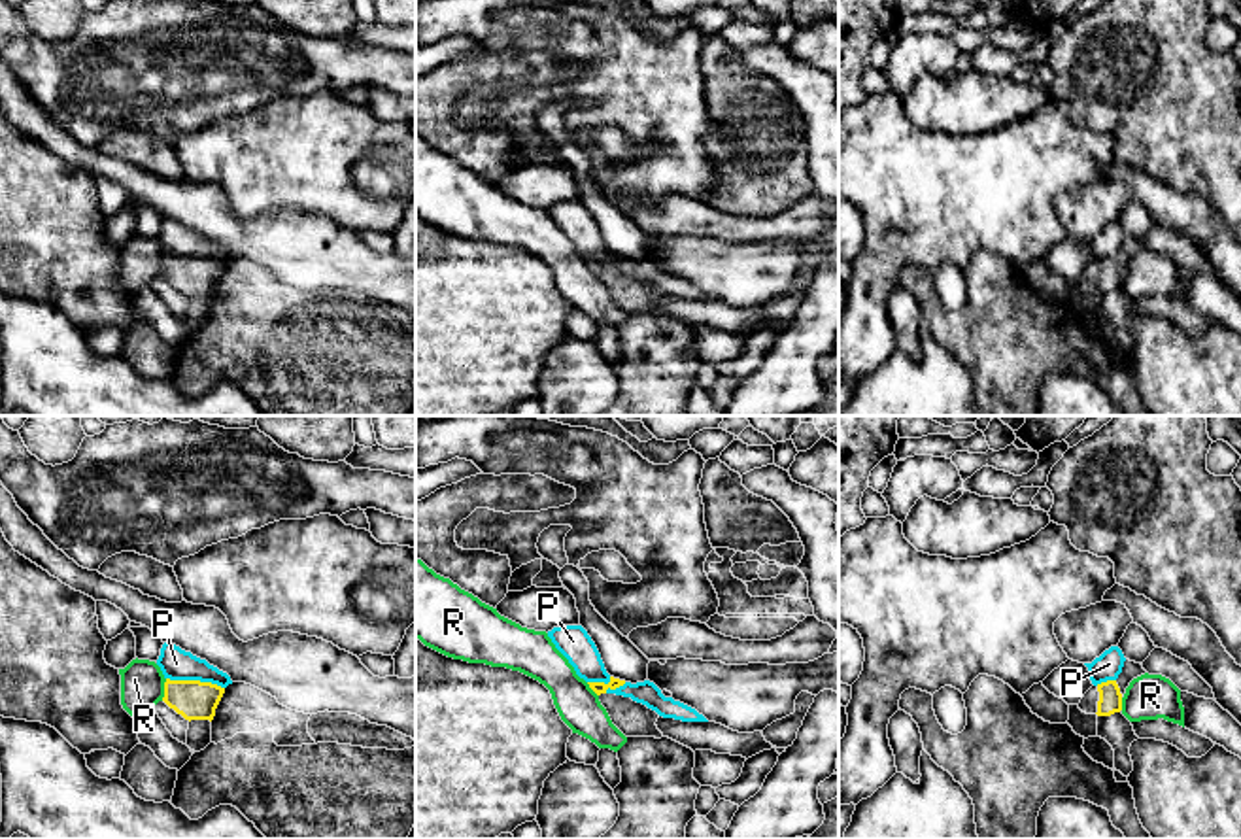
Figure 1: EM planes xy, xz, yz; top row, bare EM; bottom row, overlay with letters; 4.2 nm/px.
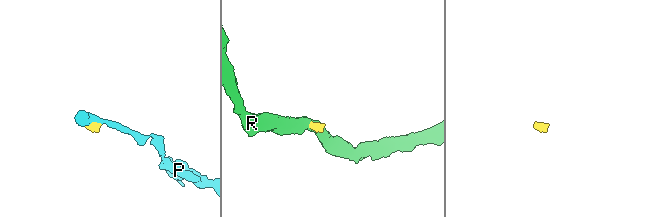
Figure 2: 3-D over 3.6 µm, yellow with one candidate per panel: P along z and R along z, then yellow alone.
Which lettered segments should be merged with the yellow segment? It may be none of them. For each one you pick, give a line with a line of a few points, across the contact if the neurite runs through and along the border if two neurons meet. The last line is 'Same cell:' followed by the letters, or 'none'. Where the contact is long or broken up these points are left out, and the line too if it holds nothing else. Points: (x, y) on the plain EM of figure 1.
Same cell: none

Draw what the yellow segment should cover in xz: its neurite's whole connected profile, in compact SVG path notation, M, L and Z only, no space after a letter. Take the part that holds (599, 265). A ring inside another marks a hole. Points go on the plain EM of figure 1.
M610 253L610 259L587 259L589 265L599 272L601 282L606 285L612 300L625 314L655 314L661 316L663 310L657 306L655 299L659 291L631 274L616 272L614 266L623 263L625 257Z

